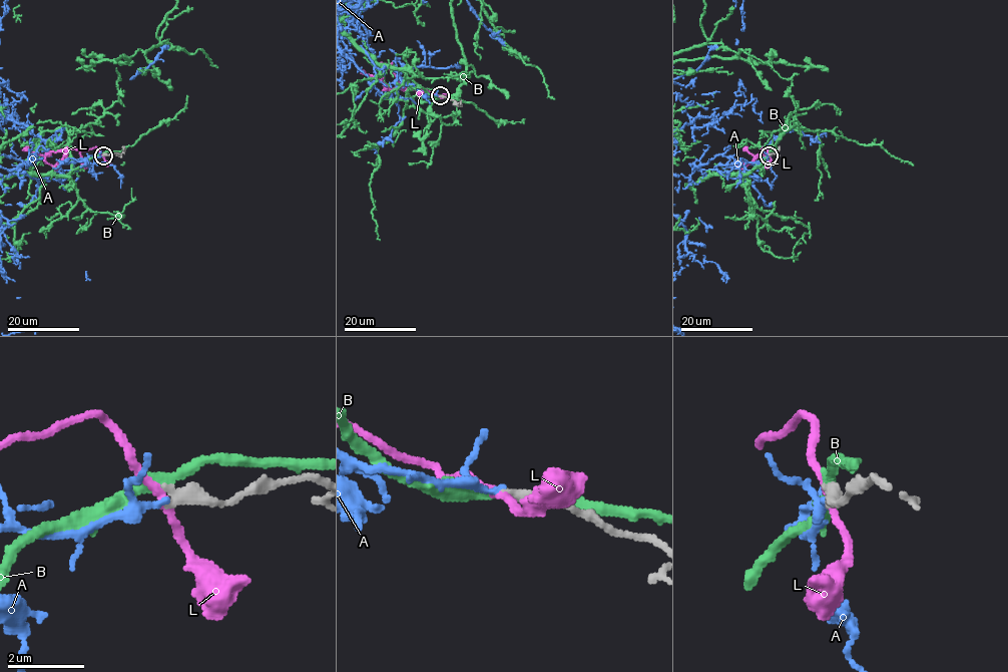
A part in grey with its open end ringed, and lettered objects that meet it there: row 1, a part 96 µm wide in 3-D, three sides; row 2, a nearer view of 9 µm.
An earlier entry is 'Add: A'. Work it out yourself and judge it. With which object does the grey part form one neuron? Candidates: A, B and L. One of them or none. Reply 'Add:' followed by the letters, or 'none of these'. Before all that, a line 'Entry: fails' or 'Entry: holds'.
Entry: holds
Add: A

